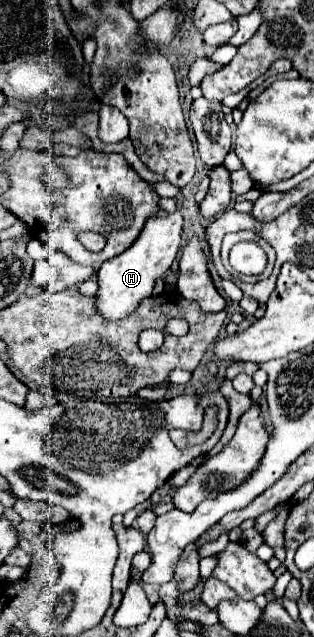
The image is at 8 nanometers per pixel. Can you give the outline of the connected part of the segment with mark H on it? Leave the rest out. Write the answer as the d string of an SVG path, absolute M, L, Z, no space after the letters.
M161 210L157 216L147 220L143 232L133 242L131 248L101 264L97 272L99 290L95 294L95 310L103 318L121 320L123 316L131 316L131 312L135 312L139 302L151 296L155 280L169 270L169 266L177 256L179 242L181 242L181 226L183 226L181 212L169 214Z

